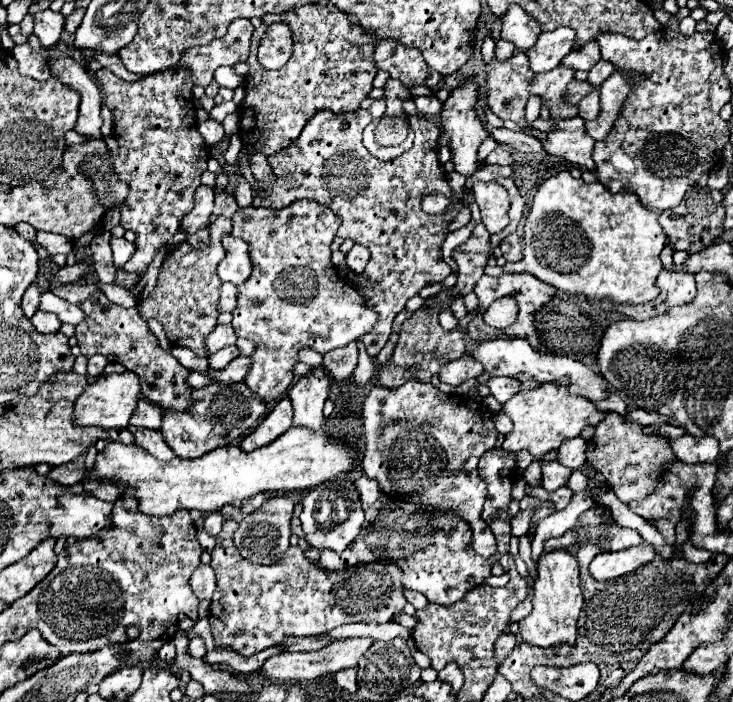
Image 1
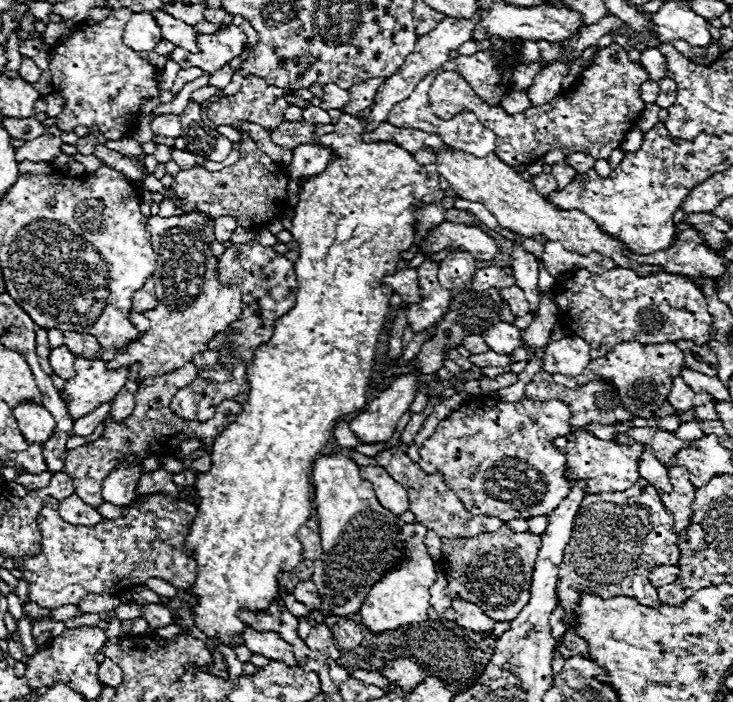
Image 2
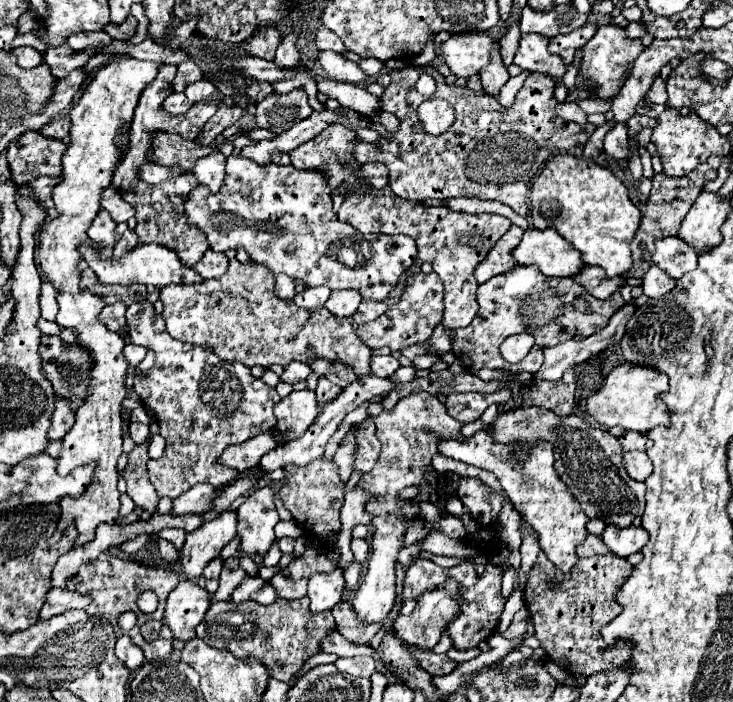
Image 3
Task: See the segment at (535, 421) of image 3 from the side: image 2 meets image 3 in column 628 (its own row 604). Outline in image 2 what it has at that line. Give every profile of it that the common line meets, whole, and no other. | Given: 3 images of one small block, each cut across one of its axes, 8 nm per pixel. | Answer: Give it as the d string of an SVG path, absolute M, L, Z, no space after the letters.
M506 522L500 532L484 532L484 536L472 538L442 538L442 568L448 572L446 594L450 598L460 594L474 604L480 604L484 614L494 622L512 622L530 600L530 582L540 544L540 536L512 532Z

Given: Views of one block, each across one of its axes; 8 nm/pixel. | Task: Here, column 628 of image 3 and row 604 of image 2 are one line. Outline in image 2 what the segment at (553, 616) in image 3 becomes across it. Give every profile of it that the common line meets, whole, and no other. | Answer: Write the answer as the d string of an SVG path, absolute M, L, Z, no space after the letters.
M640 478L624 492L604 496L584 496L570 544L564 550L562 568L558 570L558 600L570 614L578 604L580 592L592 592L602 598L632 596L644 606L660 604L656 588L648 576L660 564L678 562L676 534L672 532L674 518L660 502L656 488Z

